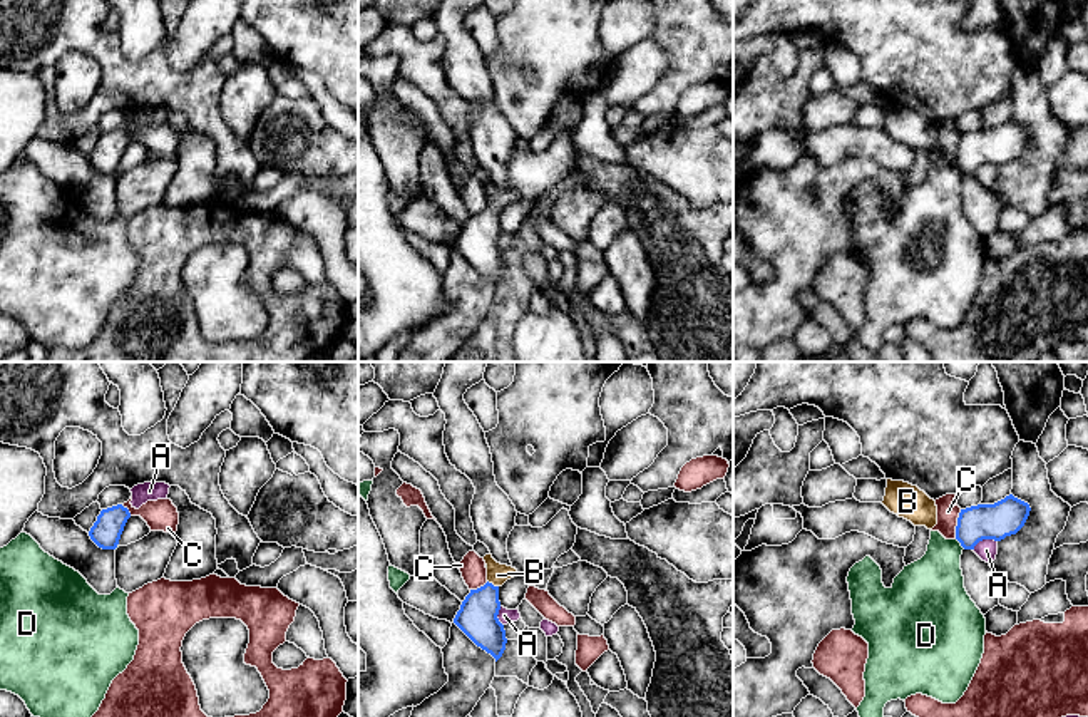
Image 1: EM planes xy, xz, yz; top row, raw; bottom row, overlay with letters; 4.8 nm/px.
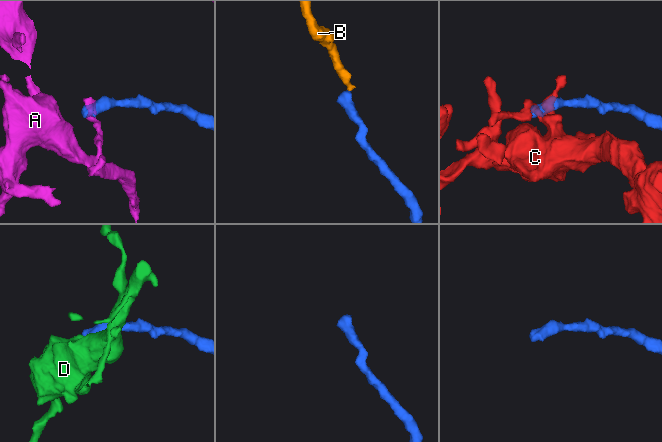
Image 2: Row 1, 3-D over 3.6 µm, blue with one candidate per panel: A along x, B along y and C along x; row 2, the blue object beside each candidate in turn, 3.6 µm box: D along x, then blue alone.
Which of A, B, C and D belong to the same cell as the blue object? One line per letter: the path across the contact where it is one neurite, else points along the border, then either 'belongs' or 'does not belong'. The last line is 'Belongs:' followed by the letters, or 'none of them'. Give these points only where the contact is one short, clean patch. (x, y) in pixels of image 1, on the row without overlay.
A: does not belong
B: across xz (477, 243), (491, 208), (497, 200) | belongs
C: along yz (961, 134), (956, 144), (954, 163) | does not belong
D: along yz (956, 163), (964, 173) | does not belong
Belongs: B

